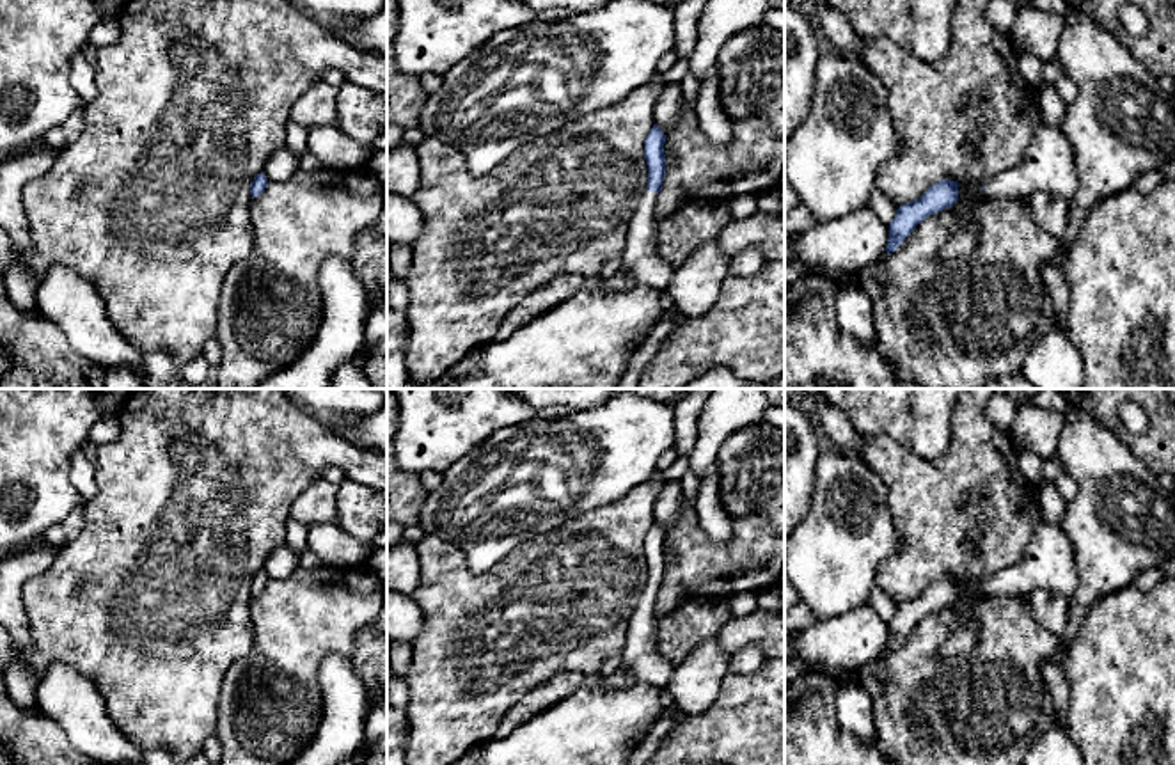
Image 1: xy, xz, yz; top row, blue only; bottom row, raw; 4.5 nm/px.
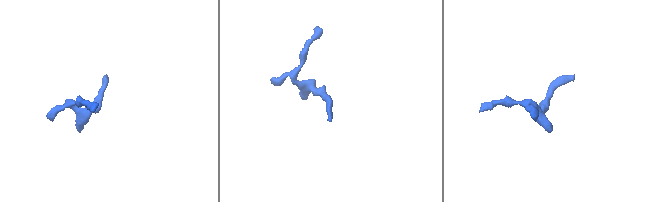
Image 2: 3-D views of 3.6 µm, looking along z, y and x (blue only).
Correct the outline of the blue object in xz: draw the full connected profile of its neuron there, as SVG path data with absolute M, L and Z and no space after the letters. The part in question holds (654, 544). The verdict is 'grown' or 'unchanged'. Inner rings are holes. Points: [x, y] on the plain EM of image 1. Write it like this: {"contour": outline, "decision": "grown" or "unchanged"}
{"contour": "M653 522L644 538L648 584L630 616L627 639L621 650L621 667L632 673L634 683L653 683L662 689L667 687L674 673L674 664L662 659L655 646L658 625L655 602L666 573L664 541L664 529Z", "decision": "grown"}

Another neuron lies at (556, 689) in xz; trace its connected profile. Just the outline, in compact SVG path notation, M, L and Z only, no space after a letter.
M619 667L614 674L602 678L598 673L559 673L543 685L531 689L502 717L497 738L508 737L515 728L540 715L543 710L563 701L580 689L623 689L634 683L628 669Z

